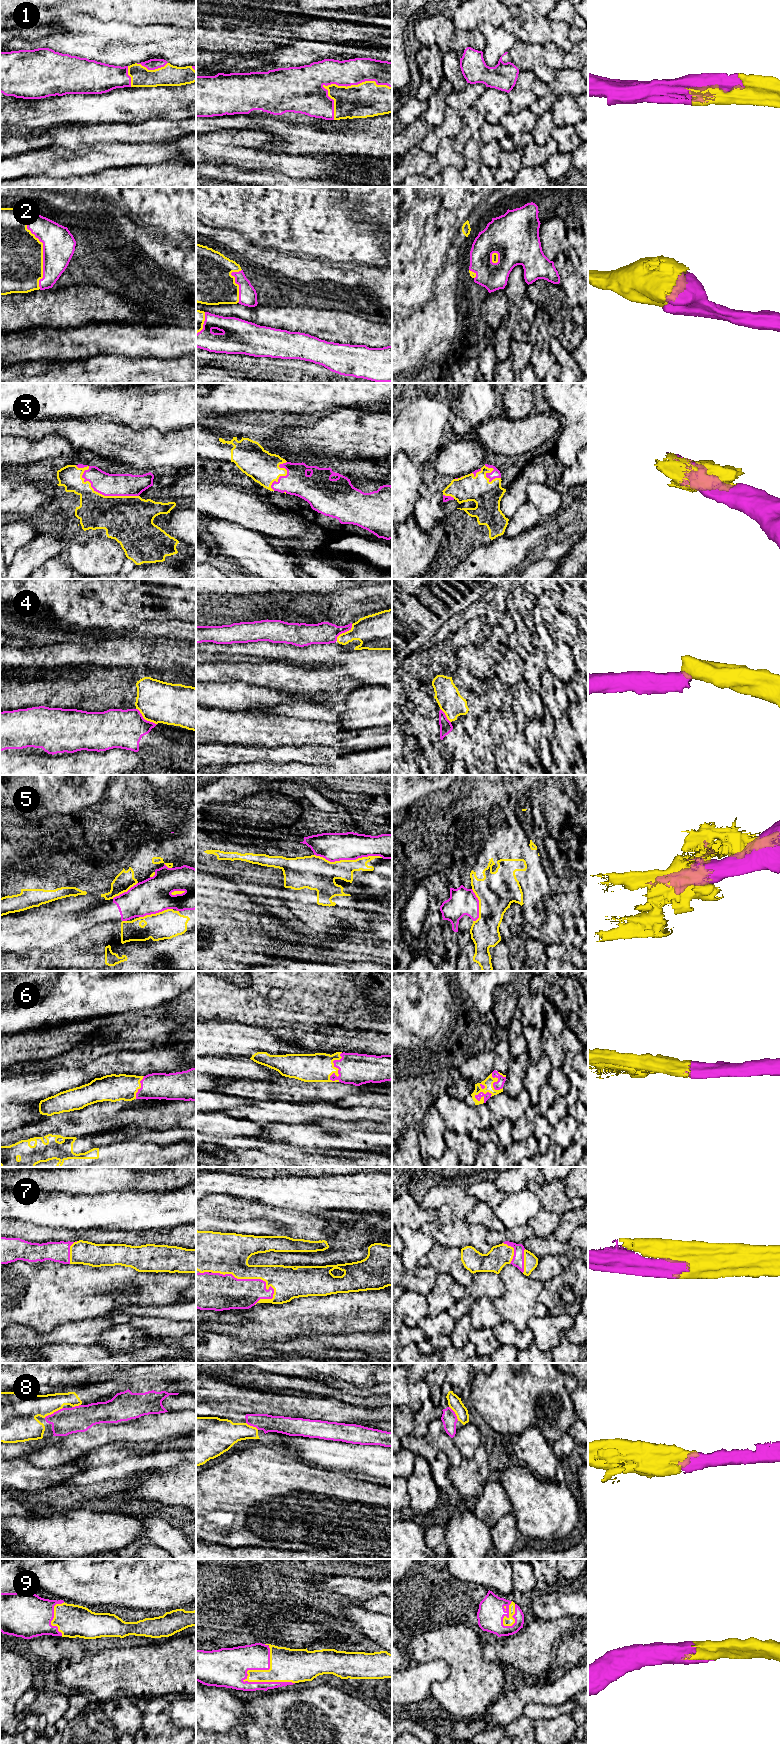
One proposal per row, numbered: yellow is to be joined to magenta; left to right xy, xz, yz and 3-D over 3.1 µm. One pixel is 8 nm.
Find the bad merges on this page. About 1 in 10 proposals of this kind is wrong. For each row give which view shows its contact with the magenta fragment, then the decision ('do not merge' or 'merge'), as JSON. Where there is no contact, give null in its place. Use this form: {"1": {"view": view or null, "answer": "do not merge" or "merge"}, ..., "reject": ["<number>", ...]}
{"1": {"view": "xz", "answer": "merge"}, "2": {"view": "xy", "answer": "merge"}, "3": {"view": "xy", "answer": "merge"}, "4": {"view": "xy", "answer": "merge"}, "5": {"view": "xz", "answer": "do not merge"}, "6": {"view": "xz", "answer": "merge"}, "7": {"view": "xz", "answer": "merge"}, "8": {"view": "xy", "answer": "merge"}, "9": {"view": "xz", "answer": "merge"}, "reject": ["5"]}

